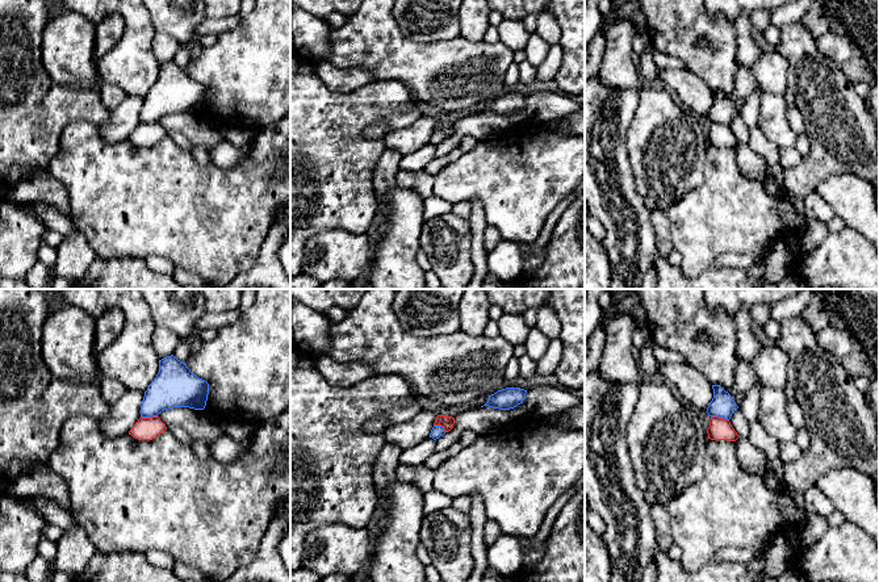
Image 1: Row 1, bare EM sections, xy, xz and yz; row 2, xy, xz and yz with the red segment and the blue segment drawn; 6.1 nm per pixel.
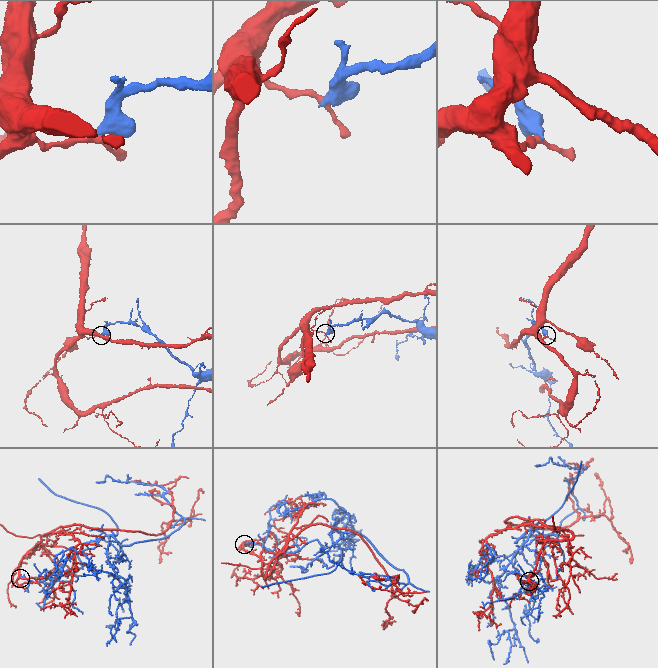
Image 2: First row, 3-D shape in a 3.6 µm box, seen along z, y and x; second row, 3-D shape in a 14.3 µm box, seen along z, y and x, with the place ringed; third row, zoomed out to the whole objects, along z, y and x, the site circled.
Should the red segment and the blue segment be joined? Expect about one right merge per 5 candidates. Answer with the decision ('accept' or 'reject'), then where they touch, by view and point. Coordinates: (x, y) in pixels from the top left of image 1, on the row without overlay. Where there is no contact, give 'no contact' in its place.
reject | yz (720, 124)

